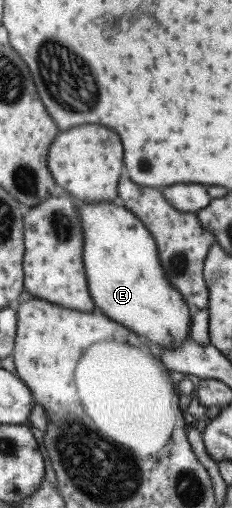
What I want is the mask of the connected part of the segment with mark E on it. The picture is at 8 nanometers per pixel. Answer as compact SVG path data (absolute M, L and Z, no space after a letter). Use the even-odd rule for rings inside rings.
M83 201L81 204L82 206L77 208L77 217L84 235L82 259L85 265L87 289L95 303L94 307L99 307L99 311L115 323L147 338L154 352L163 347L174 347L174 343L179 344L184 341L188 337L189 317L193 314L193 310L164 276L155 242L145 226L141 225L126 207L113 205L111 201L105 203Z

